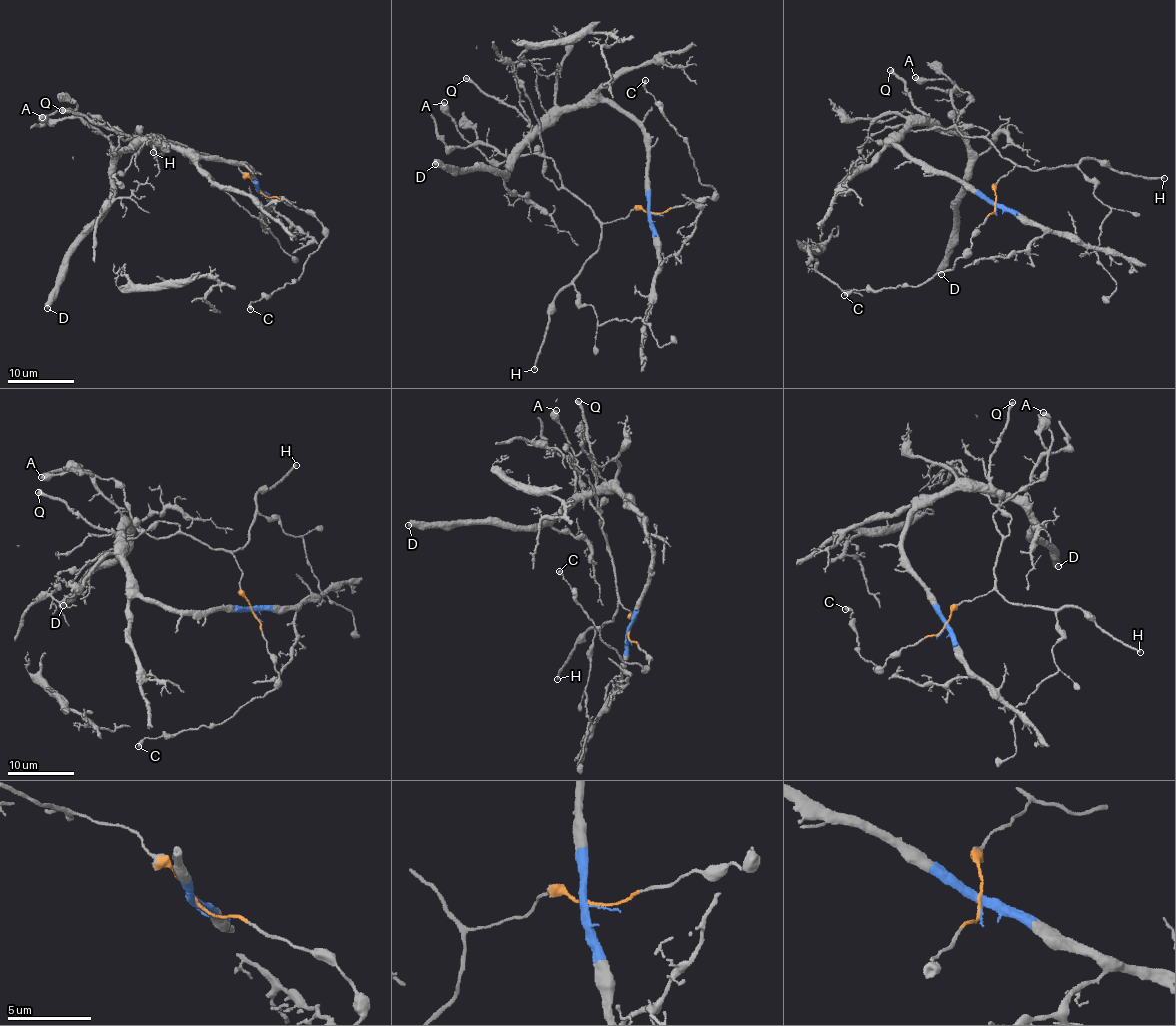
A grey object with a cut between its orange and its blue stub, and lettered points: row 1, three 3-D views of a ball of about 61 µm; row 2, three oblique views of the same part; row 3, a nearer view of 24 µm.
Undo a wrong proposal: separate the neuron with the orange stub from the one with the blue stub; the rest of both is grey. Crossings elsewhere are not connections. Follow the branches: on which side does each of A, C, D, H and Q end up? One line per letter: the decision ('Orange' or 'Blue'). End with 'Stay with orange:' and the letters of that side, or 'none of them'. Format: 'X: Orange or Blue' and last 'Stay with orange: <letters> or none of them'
A: Orange
C: Orange
D: Blue
H: Orange
Q: Blue
Stay with orange: A, C, H

